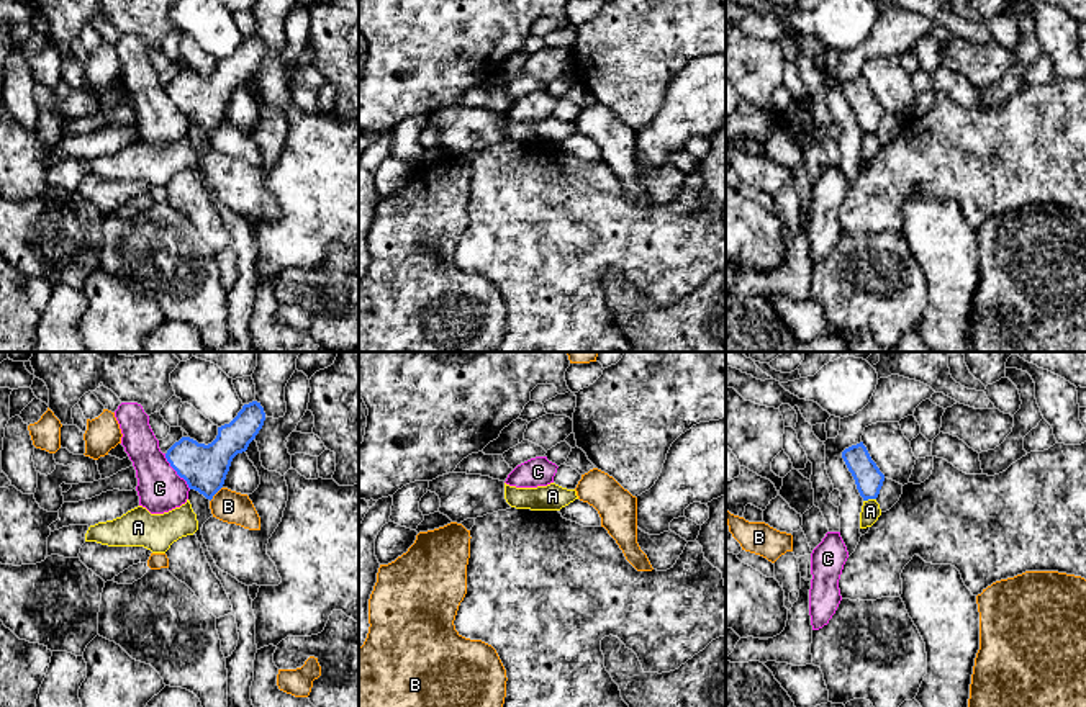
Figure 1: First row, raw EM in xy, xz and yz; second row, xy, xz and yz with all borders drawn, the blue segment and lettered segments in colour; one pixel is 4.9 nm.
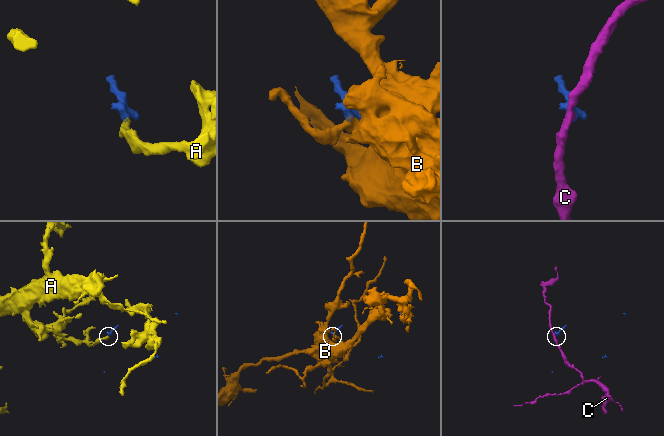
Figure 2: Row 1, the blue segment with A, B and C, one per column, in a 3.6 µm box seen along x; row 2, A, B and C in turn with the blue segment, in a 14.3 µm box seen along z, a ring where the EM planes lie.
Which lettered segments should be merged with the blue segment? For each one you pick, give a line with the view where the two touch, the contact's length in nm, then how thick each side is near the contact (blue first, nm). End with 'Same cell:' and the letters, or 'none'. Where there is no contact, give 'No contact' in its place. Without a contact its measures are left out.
Same cell: none

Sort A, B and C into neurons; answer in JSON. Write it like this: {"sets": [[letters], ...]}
{"sets": [["A"], ["B"], ["C"]]}

